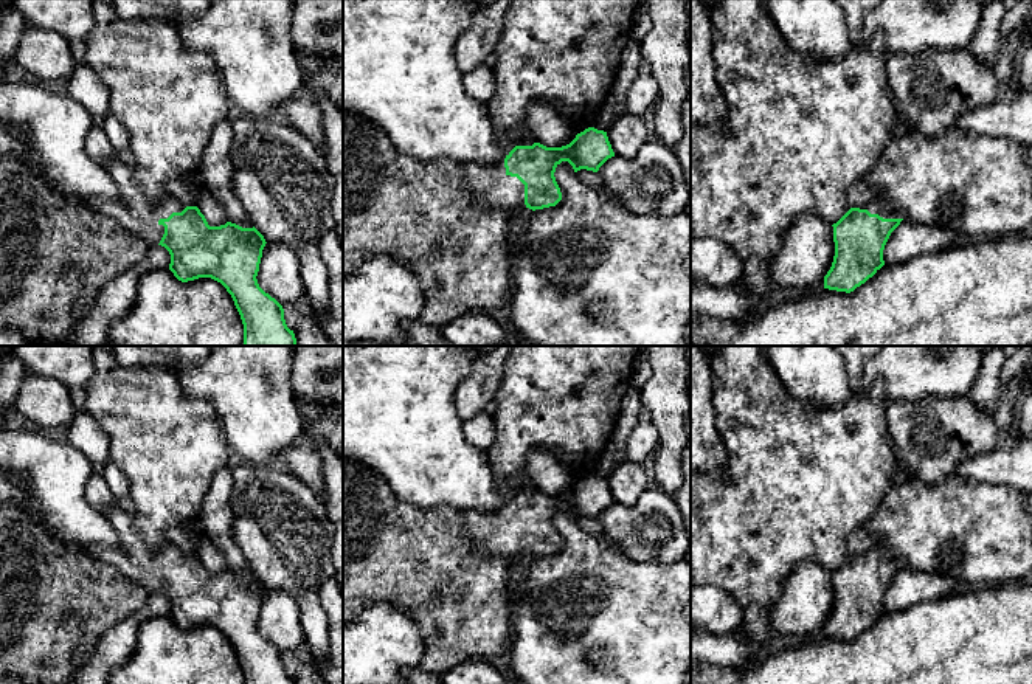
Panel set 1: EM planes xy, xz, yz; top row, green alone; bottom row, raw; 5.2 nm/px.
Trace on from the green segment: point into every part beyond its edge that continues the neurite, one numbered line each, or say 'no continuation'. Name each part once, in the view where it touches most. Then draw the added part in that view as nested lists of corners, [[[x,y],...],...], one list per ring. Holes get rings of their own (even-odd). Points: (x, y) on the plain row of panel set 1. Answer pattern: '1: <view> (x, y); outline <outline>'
1: xy (132, 556); outline [[[116,506],[102,507],[101,513],[116,532],[118,544],[115,548],[92,544],[82,551],[115,566],[144,586],[149,594],[158,592],[164,582],[164,574],[158,568],[168,566],[172,560],[182,560],[186,554],[168,540],[157,548],[149,546],[138,532],[133,516]]]

